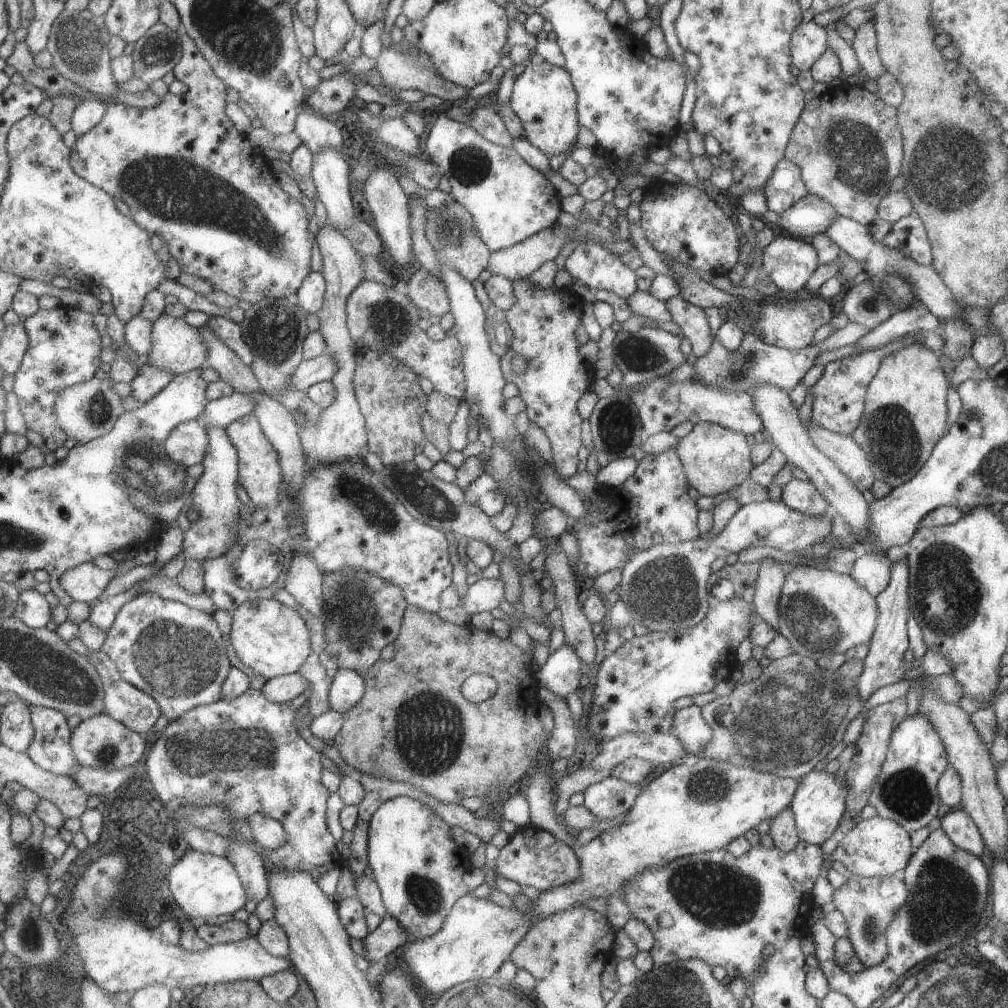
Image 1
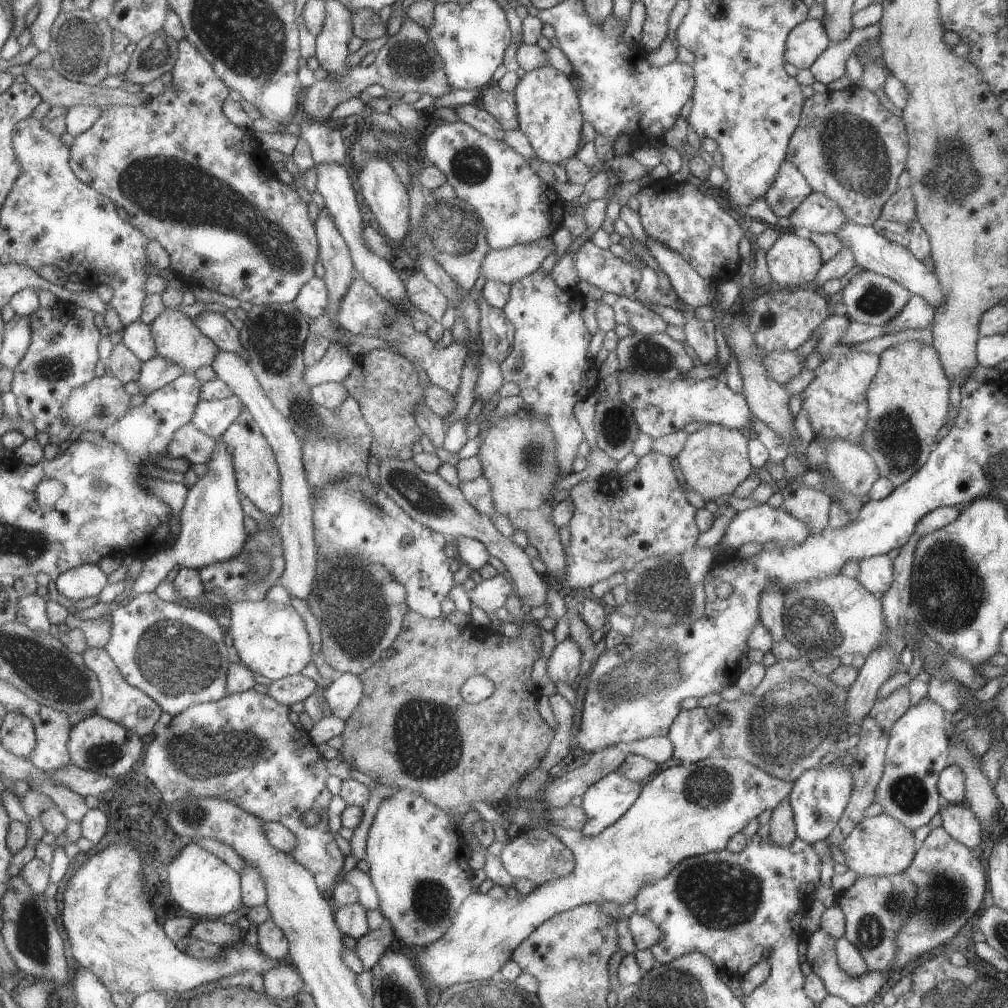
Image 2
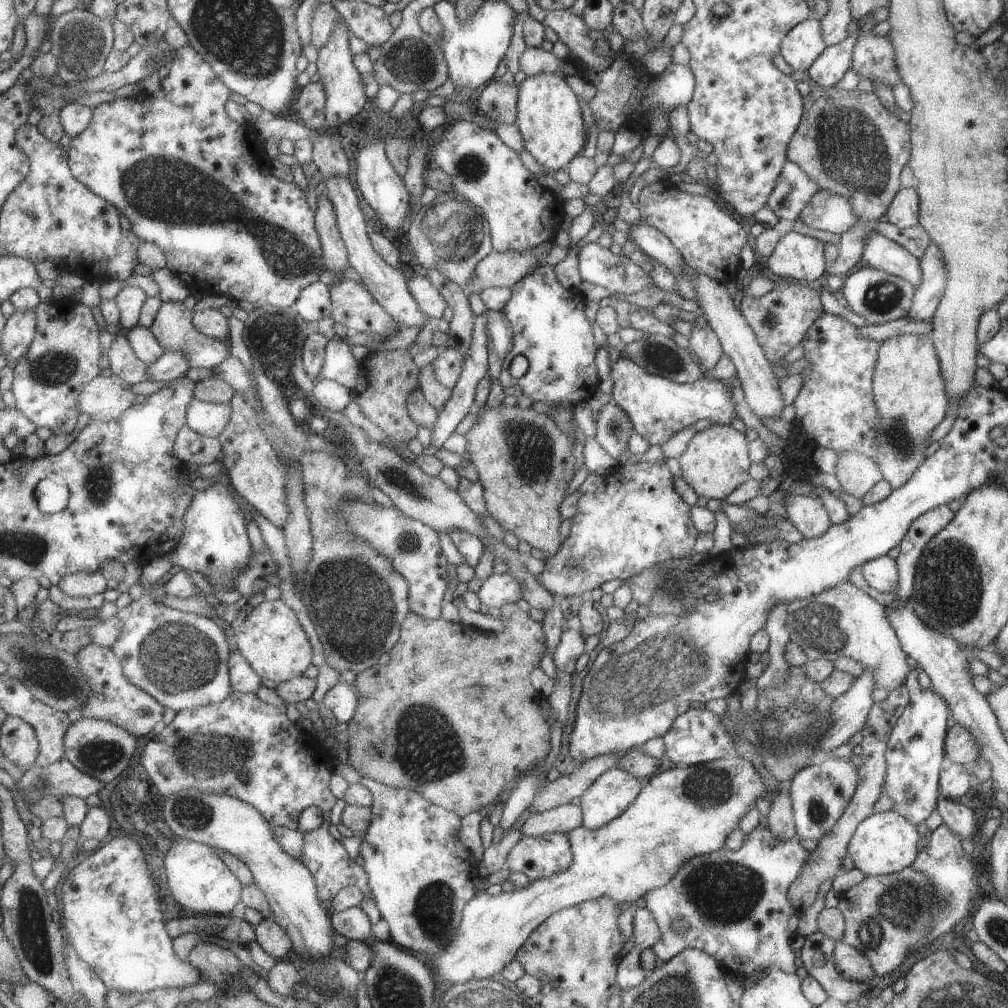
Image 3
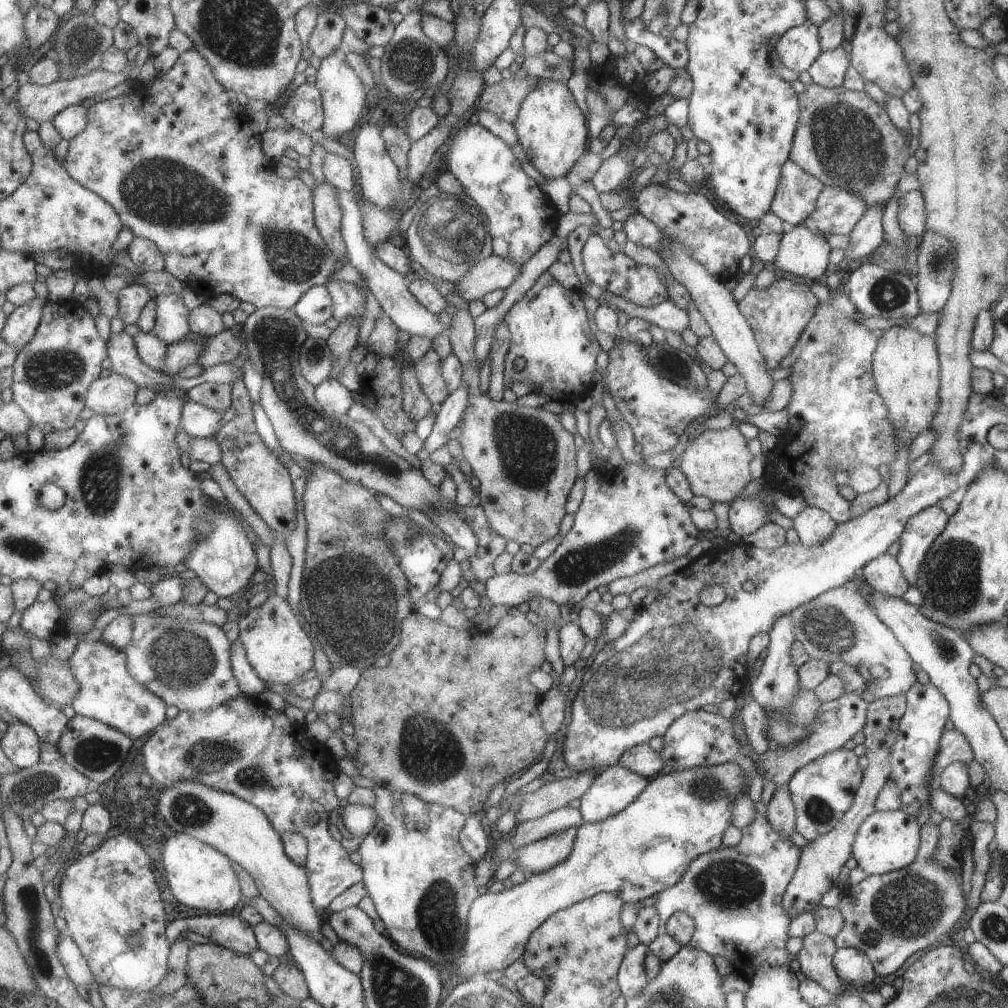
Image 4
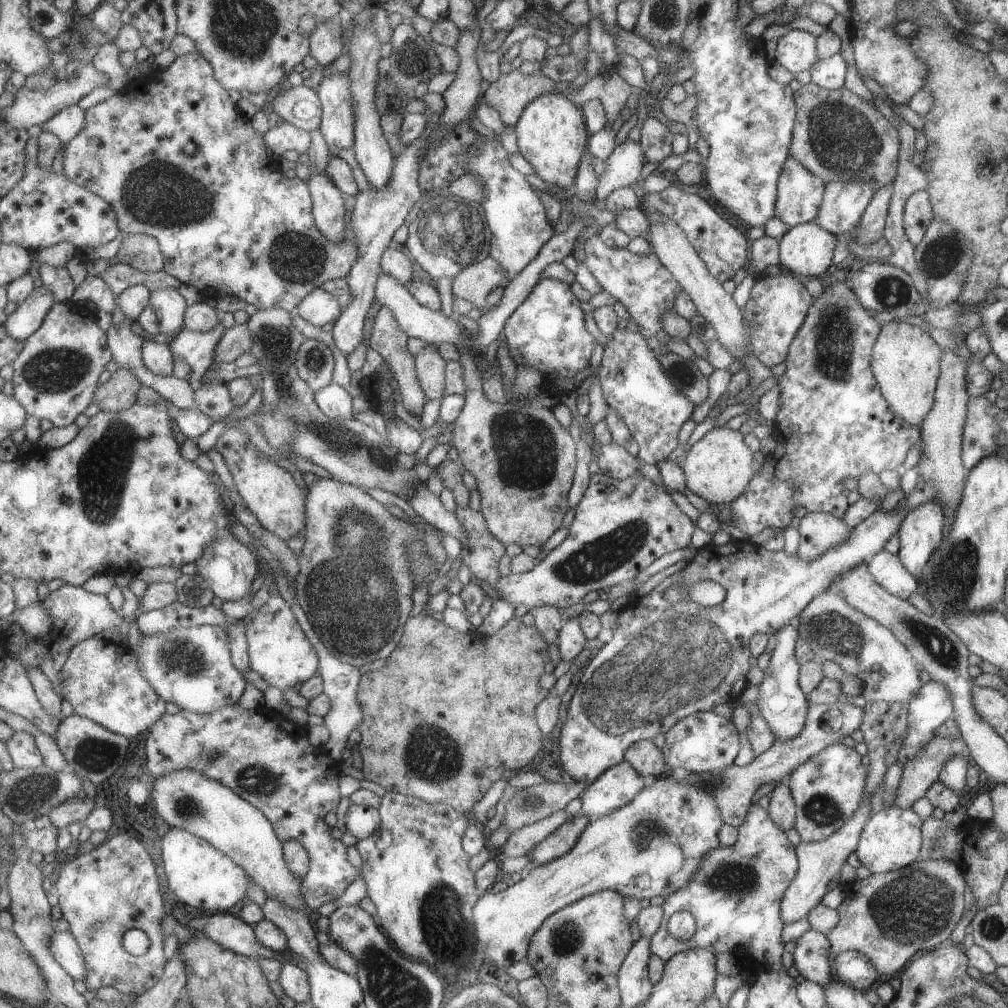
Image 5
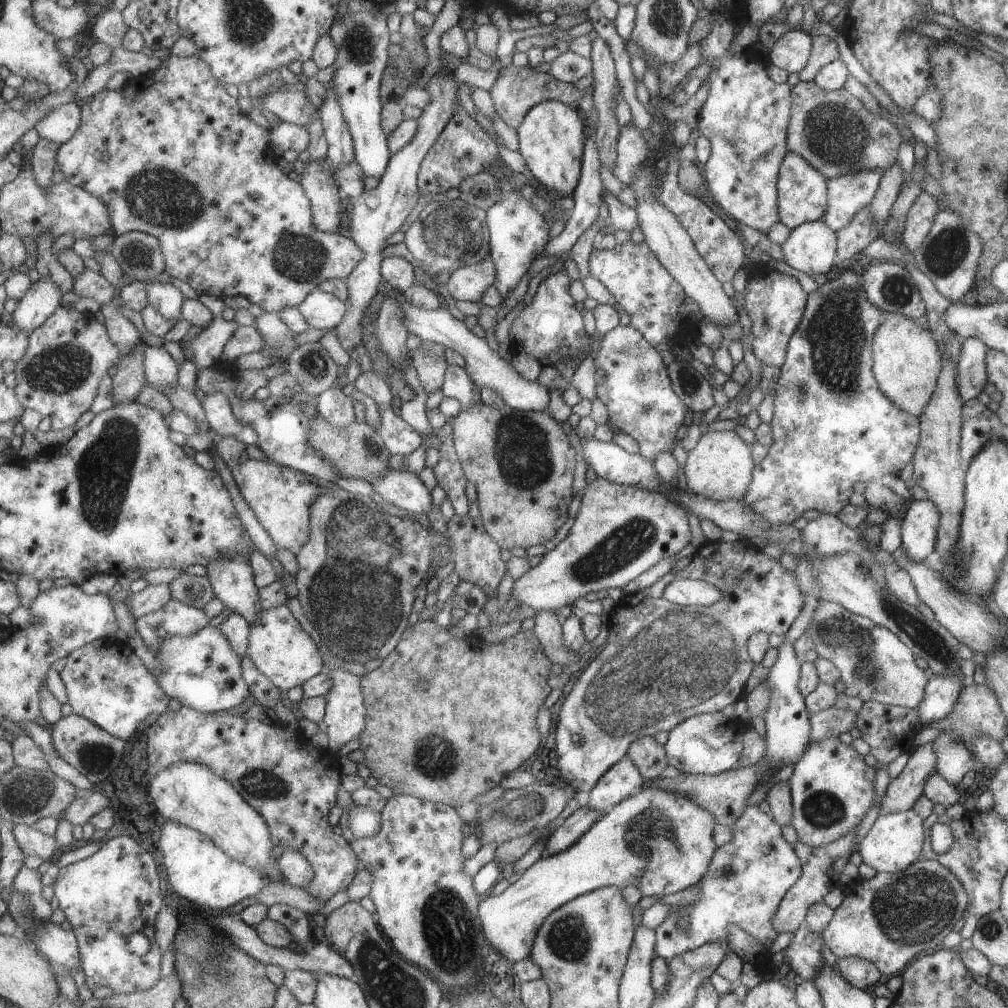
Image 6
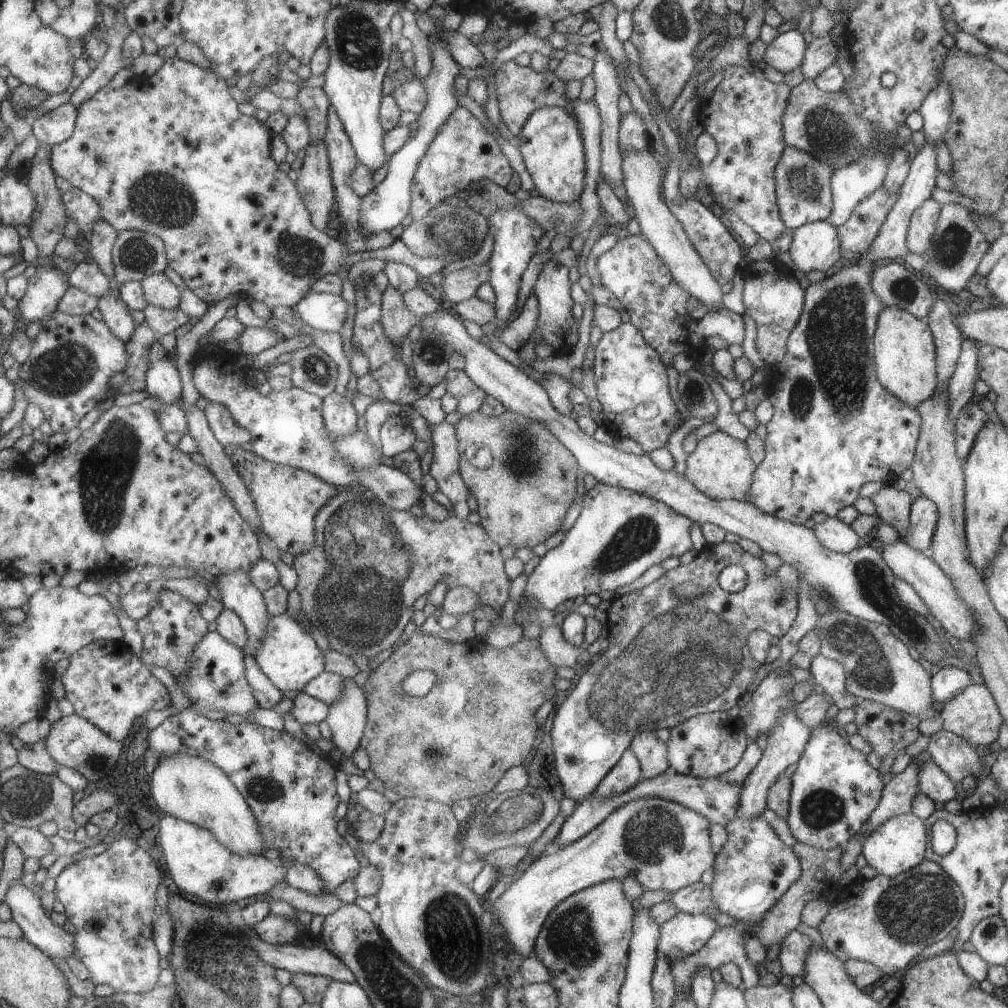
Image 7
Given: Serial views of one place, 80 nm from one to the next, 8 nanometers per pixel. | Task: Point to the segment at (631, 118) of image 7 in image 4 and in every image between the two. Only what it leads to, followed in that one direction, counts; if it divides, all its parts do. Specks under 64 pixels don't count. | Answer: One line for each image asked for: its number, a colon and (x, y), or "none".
4: (612, 171)
5: (626, 163)
6: (631, 149)

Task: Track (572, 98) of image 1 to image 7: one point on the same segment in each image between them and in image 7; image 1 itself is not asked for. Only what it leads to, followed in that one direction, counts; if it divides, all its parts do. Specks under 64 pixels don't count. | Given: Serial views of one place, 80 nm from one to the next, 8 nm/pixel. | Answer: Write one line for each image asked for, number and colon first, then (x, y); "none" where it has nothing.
2: (548, 113)
3: (548, 117)
4: (552, 132)
5: (551, 135)
6: (551, 136)
7: (550, 144)

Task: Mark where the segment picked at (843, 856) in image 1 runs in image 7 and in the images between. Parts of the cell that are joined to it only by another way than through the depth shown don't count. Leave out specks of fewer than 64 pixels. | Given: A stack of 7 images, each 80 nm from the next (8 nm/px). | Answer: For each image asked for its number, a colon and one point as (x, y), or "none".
2: (879, 845)
3: (883, 843)
4: (885, 841)
5: (891, 839)
6: (894, 841)
7: (897, 845)

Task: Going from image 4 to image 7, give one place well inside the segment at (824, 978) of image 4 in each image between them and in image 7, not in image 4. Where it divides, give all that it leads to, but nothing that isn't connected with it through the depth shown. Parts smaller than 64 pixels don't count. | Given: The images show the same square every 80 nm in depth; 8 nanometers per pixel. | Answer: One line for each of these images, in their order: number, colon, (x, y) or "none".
5: (811, 949)
6: (802, 954)
7: (793, 948)

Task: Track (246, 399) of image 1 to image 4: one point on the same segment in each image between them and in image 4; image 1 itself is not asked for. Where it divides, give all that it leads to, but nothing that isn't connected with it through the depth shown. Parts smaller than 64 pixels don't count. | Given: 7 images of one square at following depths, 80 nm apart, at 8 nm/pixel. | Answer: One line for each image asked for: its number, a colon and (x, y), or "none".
2: (214, 417)
3: (210, 419)
4: (199, 421)

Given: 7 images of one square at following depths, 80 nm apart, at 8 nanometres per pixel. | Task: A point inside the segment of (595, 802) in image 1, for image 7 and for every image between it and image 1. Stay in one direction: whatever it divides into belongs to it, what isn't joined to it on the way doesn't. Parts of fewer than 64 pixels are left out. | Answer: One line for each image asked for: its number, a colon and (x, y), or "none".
2: (606, 800)
3: (612, 791)
4: (612, 789)
5: (620, 783)
6: (623, 779)
7: (626, 771)

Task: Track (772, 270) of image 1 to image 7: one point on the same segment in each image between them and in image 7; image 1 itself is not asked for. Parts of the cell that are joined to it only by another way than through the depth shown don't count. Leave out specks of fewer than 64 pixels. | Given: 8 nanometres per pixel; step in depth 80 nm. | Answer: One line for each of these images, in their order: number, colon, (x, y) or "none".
2: (793, 261)
3: (798, 256)
4: (803, 251)
5: (806, 248)
6: (810, 247)
7: (815, 246)

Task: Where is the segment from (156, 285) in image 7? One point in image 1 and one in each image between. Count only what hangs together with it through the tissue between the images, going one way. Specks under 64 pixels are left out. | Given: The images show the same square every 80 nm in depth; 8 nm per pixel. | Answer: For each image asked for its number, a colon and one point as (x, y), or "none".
1: (178, 347)
2: (178, 337)
3: (174, 327)
4: (173, 324)
5: (171, 306)
6: (168, 298)

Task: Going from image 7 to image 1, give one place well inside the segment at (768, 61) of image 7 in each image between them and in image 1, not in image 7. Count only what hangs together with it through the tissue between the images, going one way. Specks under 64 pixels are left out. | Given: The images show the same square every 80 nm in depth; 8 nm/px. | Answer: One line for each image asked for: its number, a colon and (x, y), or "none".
1: (808, 41)
2: (806, 40)
3: (802, 44)
4: (797, 48)
5: (795, 51)
6: (790, 51)

